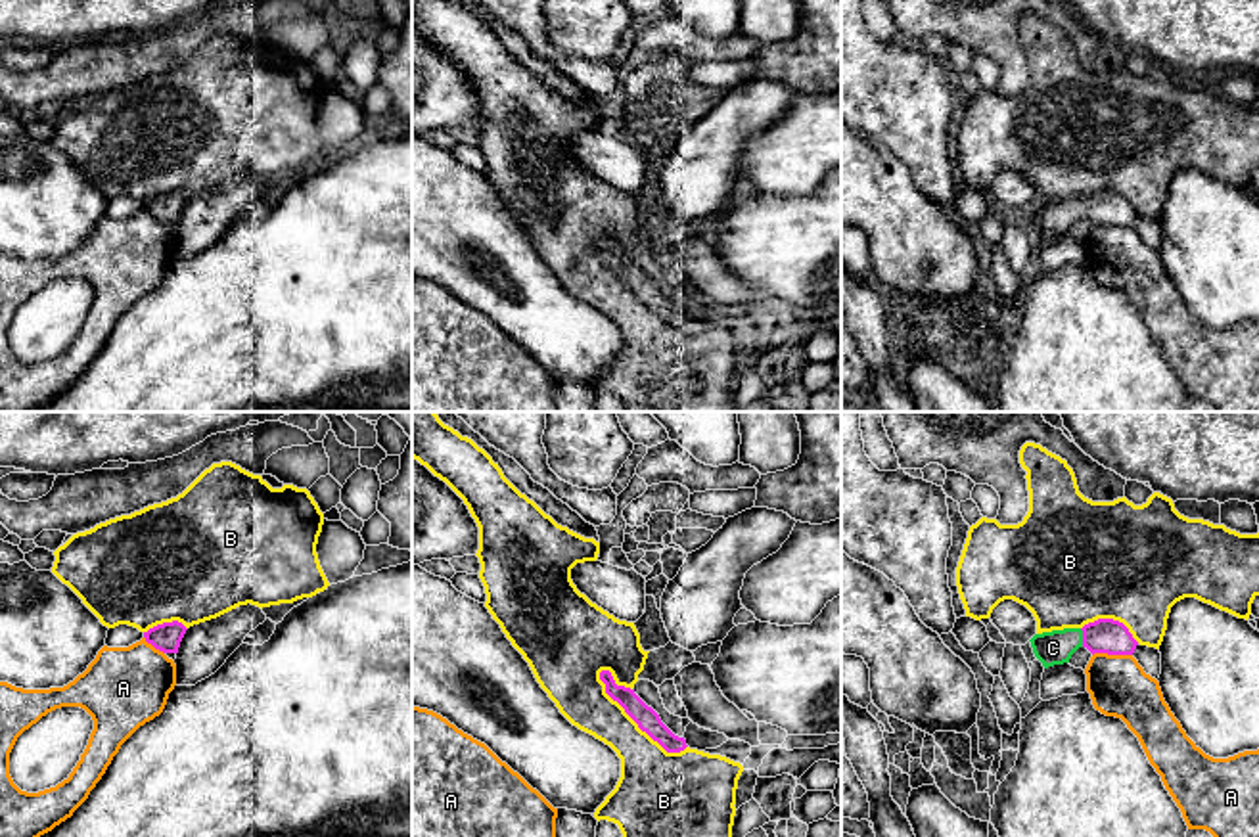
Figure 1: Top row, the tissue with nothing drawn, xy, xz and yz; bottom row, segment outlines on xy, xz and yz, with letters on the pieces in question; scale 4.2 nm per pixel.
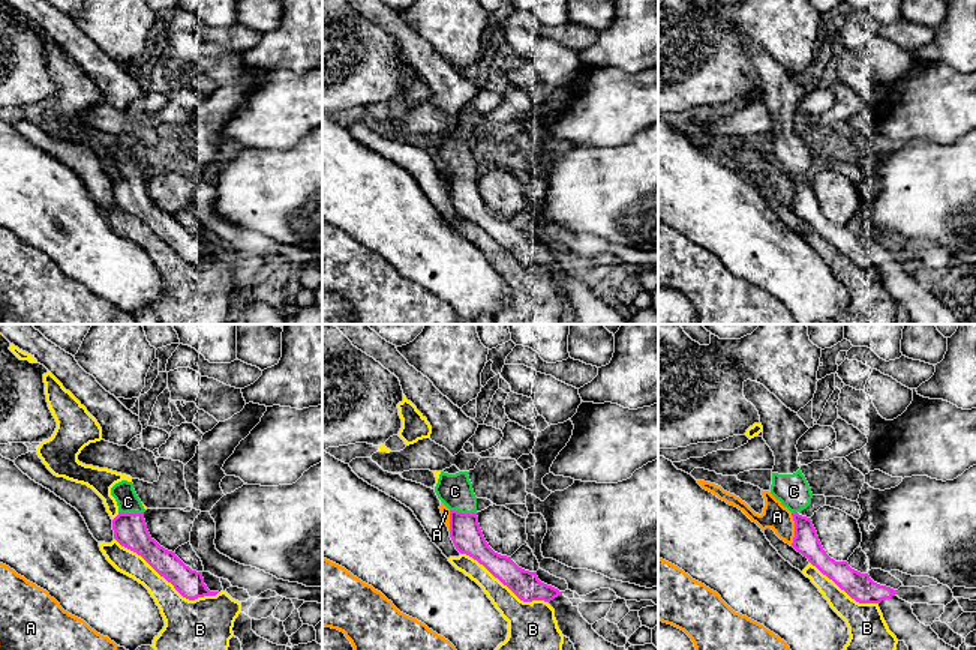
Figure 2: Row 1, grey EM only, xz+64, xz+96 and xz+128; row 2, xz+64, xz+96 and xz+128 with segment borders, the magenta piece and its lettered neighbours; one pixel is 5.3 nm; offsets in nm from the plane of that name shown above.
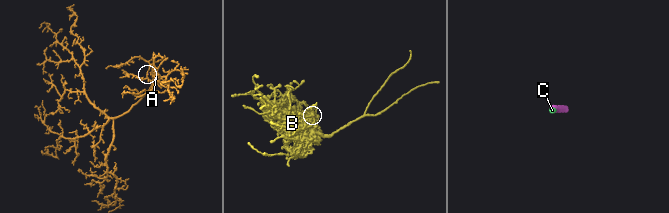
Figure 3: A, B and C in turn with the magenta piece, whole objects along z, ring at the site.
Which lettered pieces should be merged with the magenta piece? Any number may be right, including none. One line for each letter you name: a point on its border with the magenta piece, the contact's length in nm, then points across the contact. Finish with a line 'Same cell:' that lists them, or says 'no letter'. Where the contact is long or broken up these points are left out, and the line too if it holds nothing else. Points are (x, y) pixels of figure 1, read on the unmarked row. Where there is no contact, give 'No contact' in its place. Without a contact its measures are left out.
C: Touches magenta at yz (1083, 209). Shared border 80 nm
Same cell: C

